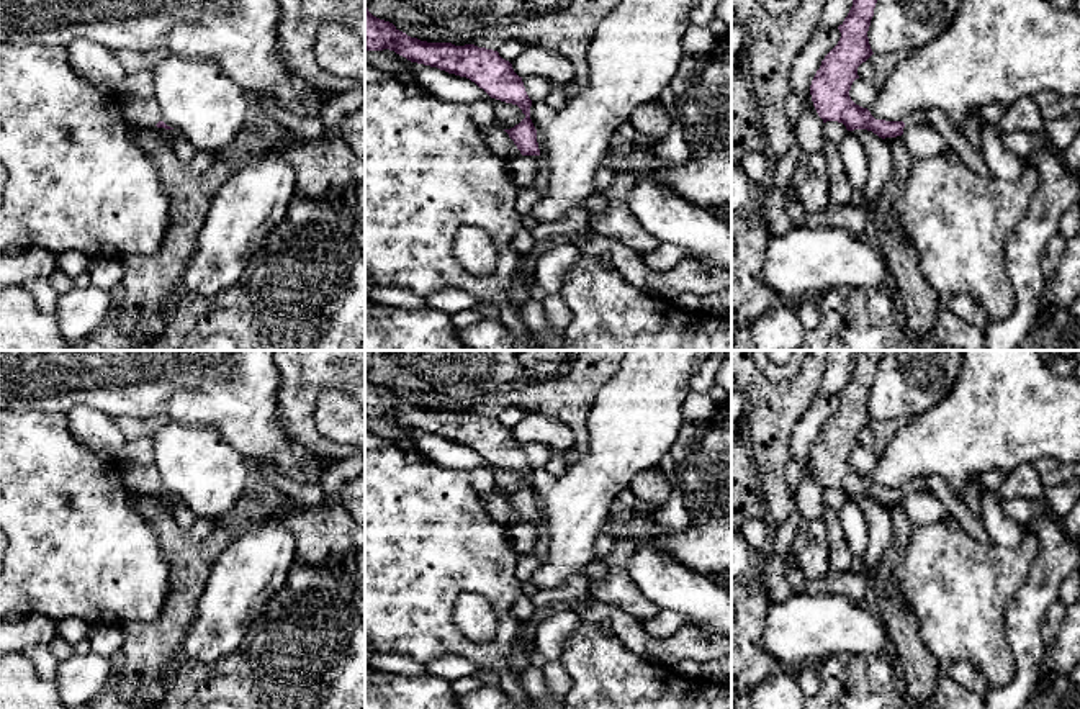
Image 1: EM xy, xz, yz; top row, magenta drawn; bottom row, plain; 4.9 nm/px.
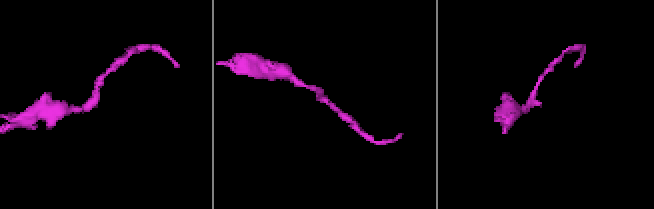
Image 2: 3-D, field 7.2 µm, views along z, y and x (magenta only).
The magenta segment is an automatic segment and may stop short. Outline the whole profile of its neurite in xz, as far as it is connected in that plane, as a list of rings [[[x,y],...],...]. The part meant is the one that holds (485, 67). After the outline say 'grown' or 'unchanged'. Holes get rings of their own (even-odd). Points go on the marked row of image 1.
[[[365,5],[365,51],[389,49],[411,62],[437,67],[448,74],[466,77],[491,98],[517,105],[525,118],[504,129],[520,156],[507,162],[511,177],[519,188],[533,188],[538,169],[543,165],[537,142],[537,129],[530,120],[532,100],[522,77],[497,51],[475,44],[427,43],[399,31],[393,23],[373,16]]]; grown

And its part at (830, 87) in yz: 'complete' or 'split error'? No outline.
split error

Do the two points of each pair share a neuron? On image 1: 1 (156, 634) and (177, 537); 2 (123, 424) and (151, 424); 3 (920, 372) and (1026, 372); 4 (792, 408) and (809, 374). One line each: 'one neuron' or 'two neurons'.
1: one neuron
2: one neuron
3: two neurons
4: one neuron

